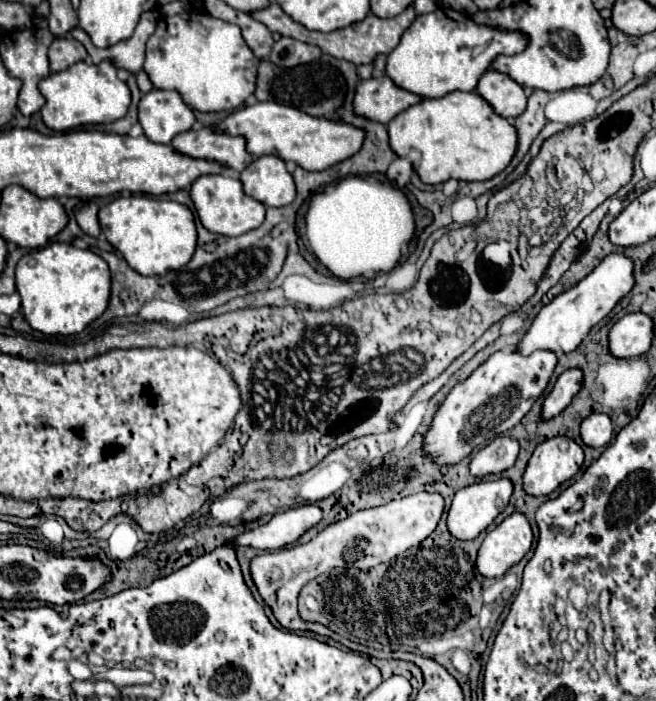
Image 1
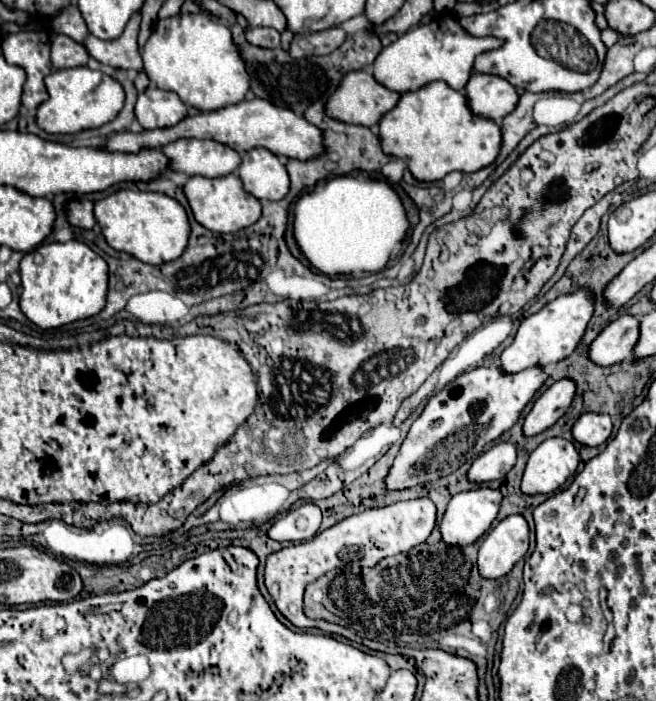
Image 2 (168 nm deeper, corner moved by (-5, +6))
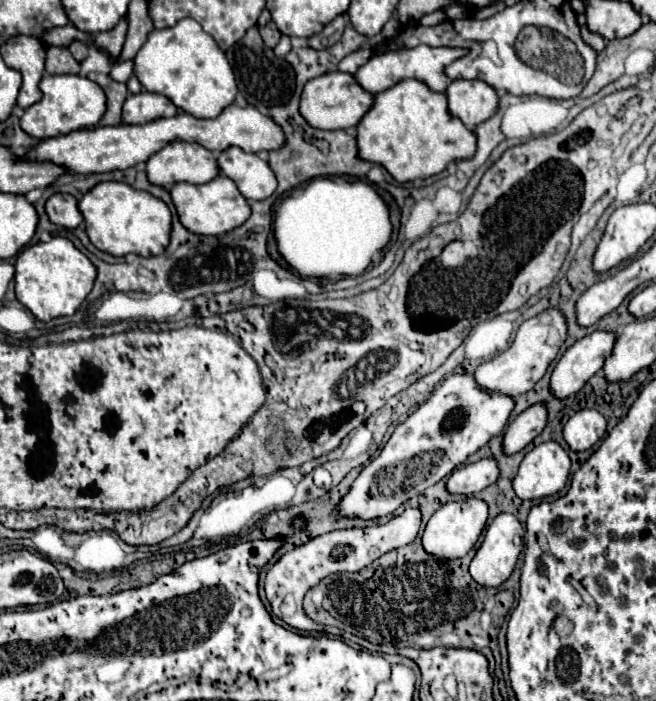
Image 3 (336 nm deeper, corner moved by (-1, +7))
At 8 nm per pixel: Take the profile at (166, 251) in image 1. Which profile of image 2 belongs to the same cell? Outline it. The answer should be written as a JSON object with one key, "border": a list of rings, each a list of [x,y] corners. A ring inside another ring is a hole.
{"border":[[[132,189],[114,191],[108,197],[94,203],[94,217],[102,229],[106,243],[112,249],[130,253],[136,259],[150,265],[174,261],[184,253],[188,245],[190,225],[186,211],[176,199],[164,193],[132,191]]]}

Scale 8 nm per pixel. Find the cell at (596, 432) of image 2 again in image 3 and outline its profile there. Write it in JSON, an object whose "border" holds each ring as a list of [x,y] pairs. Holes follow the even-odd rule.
{"border":[[[580,410],[564,426],[564,440],[576,452],[588,450],[604,434],[606,434],[606,418],[598,410]]]}

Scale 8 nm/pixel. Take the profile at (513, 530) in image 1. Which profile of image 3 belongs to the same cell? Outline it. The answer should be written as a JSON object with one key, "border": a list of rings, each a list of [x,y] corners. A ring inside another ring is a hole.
{"border":[[[498,514],[488,526],[486,536],[476,550],[476,556],[470,564],[470,576],[482,586],[500,586],[514,570],[516,560],[524,548],[524,528],[514,514]]]}

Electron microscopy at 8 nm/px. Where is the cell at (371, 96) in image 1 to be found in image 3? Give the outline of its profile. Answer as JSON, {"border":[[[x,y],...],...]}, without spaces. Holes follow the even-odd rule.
{"border":[[[328,72],[324,76],[318,76],[310,80],[304,86],[302,100],[300,100],[300,112],[308,120],[310,126],[320,128],[320,130],[350,130],[358,126],[362,116],[372,108],[374,104],[374,94],[364,90],[354,74],[344,74],[344,72]]]}

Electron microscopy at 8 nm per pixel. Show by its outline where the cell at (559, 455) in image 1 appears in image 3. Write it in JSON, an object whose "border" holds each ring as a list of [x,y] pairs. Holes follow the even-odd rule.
{"border":[[[554,440],[538,444],[530,450],[512,482],[514,492],[522,500],[546,498],[566,486],[570,474],[568,452]]]}

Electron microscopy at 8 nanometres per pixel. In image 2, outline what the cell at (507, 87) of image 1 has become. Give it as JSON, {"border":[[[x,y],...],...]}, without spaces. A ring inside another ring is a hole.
{"border":[[[472,73],[464,89],[468,107],[474,115],[498,121],[512,113],[518,103],[516,89],[498,75]]]}

